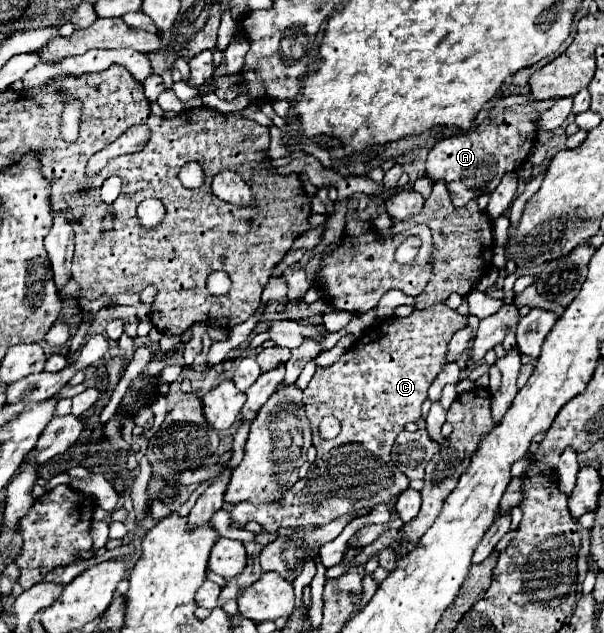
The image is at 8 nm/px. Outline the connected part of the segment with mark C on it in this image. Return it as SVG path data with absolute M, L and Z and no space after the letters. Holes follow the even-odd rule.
M433 304L425 310L413 310L409 316L391 316L379 326L363 334L335 364L327 368L317 368L309 386L303 390L305 412L313 430L313 446L317 448L317 458L311 464L307 478L297 480L281 498L271 504L237 502L231 510L231 520L237 528L247 522L261 524L267 532L277 532L279 528L299 528L309 524L327 524L339 516L359 514L361 510L375 510L379 504L391 504L401 492L407 490L409 478L399 468L391 466L391 446L397 434L407 422L417 422L421 418L421 406L427 400L427 388L437 378L443 368L449 338L467 326L467 318L457 314L457 310L447 304ZM327 416L335 416L341 422L341 432L333 440L323 440L319 436L319 422Z

